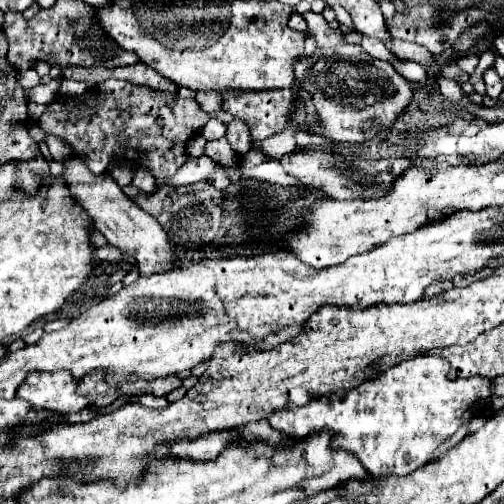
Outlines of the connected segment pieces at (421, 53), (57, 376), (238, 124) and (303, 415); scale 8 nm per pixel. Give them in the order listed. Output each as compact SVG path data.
M388 41L386 47L400 59L412 59L412 61L418 61L422 67L430 69L432 67L432 55L430 51L426 51L424 47L416 45L416 43L410 43L410 41Z
M34 371L18 387L18 397L26 399L34 409L48 409L58 413L78 413L86 407L86 397L76 393L76 379L68 371Z
M232 119L232 121L226 125L226 139L230 141L232 149L238 151L240 155L248 153L250 147L252 147L250 131L248 131L248 127L244 125L244 121L240 121L240 119Z
M418 355L414 359L402 361L396 367L386 369L376 381L364 381L360 387L348 391L336 391L332 395L324 395L320 399L312 399L312 403L298 407L298 409L284 409L274 411L268 415L268 423L279 431L301 439L310 435L320 435L324 431L332 437L334 449L352 451L358 461L366 467L368 473L376 477L388 475L408 475L418 467L428 463L430 453L448 437L456 433L458 427L466 425L472 415L482 413L486 407L486 399L492 395L492 381L482 377L472 379L448 379L448 361L440 357L424 357Z

